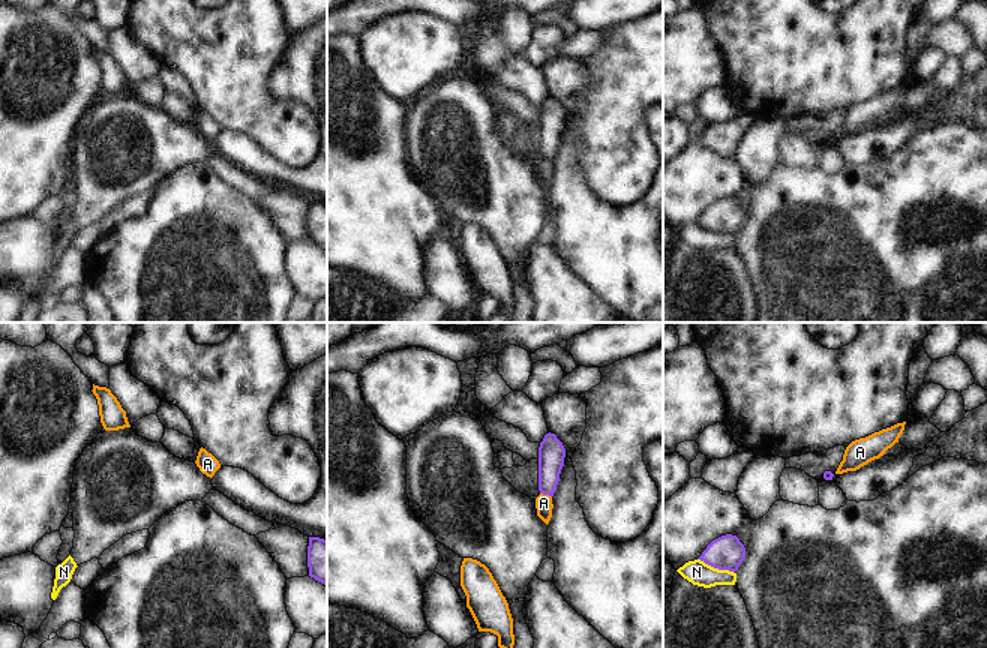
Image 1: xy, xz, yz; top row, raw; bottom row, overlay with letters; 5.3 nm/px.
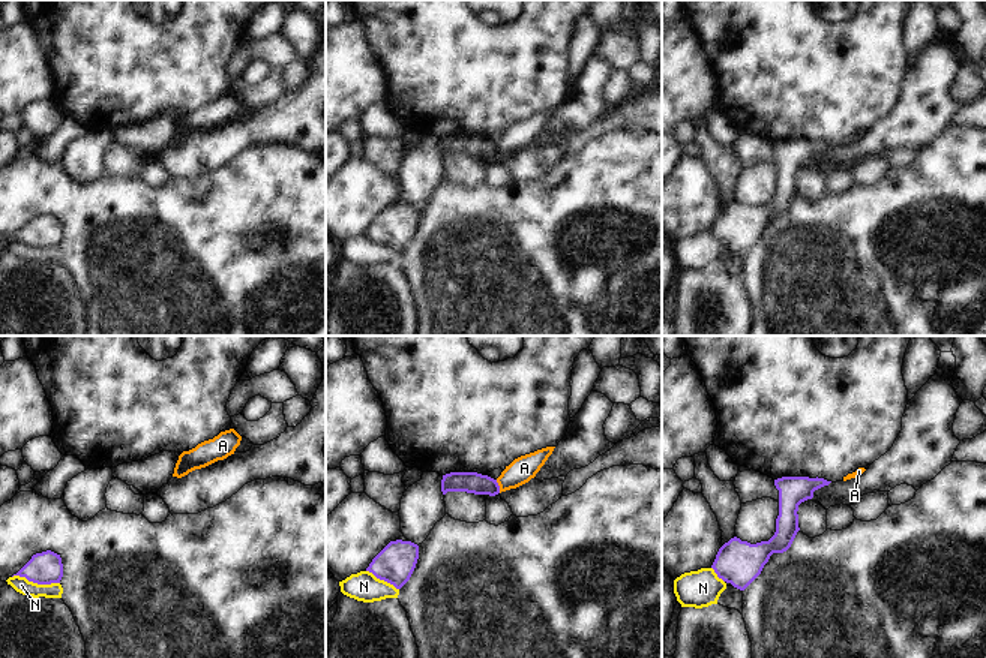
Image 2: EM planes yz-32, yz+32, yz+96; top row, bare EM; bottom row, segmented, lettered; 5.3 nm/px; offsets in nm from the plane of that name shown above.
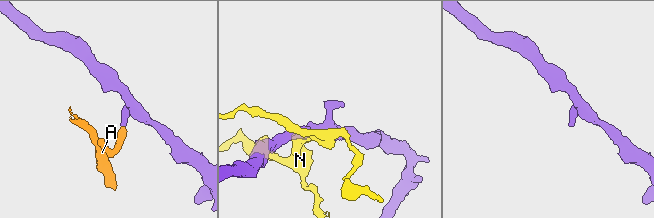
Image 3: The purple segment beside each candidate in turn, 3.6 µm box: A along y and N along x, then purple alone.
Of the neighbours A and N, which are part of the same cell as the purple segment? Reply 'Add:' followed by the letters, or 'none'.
Add: none

